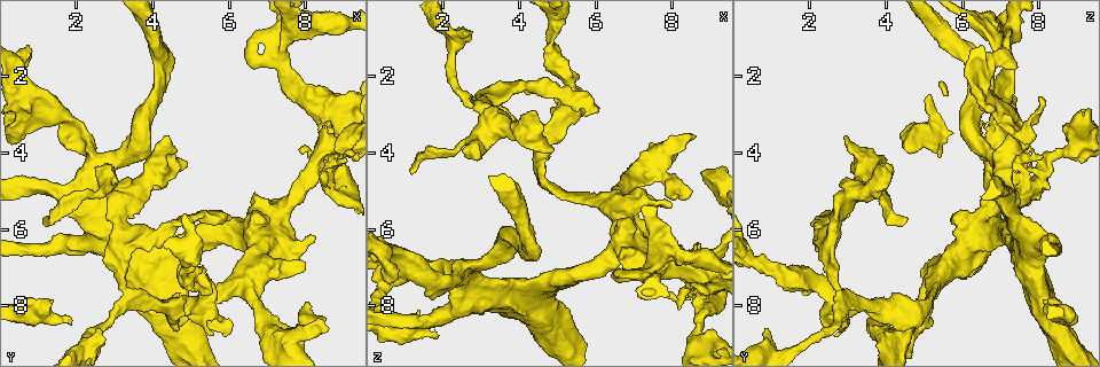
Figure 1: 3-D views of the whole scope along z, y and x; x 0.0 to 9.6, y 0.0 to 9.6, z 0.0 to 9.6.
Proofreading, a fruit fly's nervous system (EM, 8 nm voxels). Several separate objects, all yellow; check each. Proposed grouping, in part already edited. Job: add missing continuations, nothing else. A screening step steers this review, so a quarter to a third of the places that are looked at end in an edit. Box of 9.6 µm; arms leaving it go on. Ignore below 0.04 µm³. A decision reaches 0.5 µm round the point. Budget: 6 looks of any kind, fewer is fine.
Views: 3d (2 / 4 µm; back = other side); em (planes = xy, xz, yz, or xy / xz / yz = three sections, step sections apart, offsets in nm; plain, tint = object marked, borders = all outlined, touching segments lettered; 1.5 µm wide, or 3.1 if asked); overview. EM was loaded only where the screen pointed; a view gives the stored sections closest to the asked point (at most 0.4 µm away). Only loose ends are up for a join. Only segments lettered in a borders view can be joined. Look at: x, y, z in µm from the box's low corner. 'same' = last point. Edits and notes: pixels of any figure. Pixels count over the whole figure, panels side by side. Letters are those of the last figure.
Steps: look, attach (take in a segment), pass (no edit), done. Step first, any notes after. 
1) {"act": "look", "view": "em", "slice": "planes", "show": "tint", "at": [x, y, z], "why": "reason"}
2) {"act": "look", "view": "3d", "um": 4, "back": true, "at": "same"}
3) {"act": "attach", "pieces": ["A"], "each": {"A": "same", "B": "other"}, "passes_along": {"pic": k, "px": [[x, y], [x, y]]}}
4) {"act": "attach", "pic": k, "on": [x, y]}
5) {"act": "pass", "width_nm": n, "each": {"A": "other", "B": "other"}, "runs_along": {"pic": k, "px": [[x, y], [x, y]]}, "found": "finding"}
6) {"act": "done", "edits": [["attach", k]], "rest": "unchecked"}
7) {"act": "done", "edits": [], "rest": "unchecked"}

{"act": "look", "view": "3d", "um": 2, "at": [7.85, 4.00, 7.75], "why": "branch stops here"}

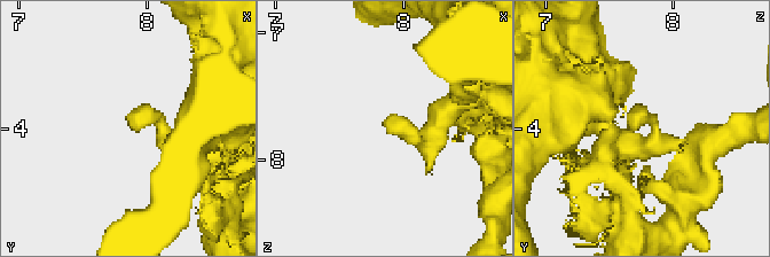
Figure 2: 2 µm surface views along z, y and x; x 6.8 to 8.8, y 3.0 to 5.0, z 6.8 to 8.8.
{"act": "look", "view": "em", "slice": "planes", "show": "plain", "at": [7.86, 3.94, 7.70], "why": "shape alone is not enough"}

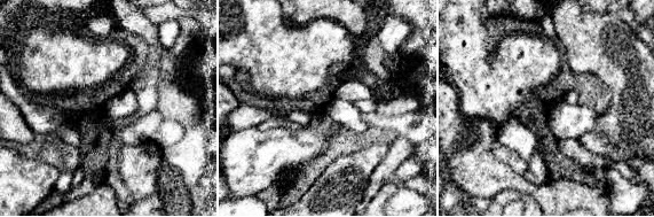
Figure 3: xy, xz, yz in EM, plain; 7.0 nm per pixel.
{"act": "look", "view": "em", "slice": "planes", "show": "borders", "at": "same"}

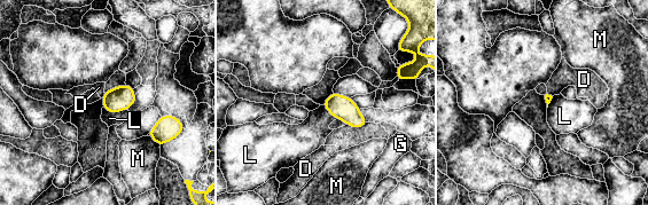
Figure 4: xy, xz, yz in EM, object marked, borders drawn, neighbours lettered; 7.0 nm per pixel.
{"act": "pass", "longest_contact_nm": ["L", 170], "each": {"D": "other", "G": "other", "L": "other", "M": "other"}, "border": {"pic": 4, "px": [[103, 107], [112, 112], [126, 109]]}, "found": "none of them fits"}

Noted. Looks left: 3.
{"act": "look", "view": "em", "slice": "planes", "show": "borders", "at": [1.90, 8.40, 8.85], "why": "stops while still wide"}

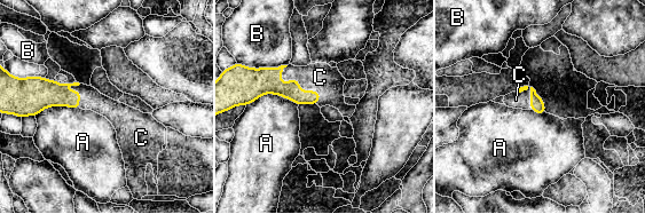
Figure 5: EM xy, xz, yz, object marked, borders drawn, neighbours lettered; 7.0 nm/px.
{"act": "attach", "pieces": ["C"], "longest_contact_nm": ["A", 360], "each": {"A": "other", "B": "other", "C": "same"}, "found": "it goes on there"}

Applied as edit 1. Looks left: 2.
{"act": "done", "edits": [["attach", 5]], "rest": "unchecked"}

